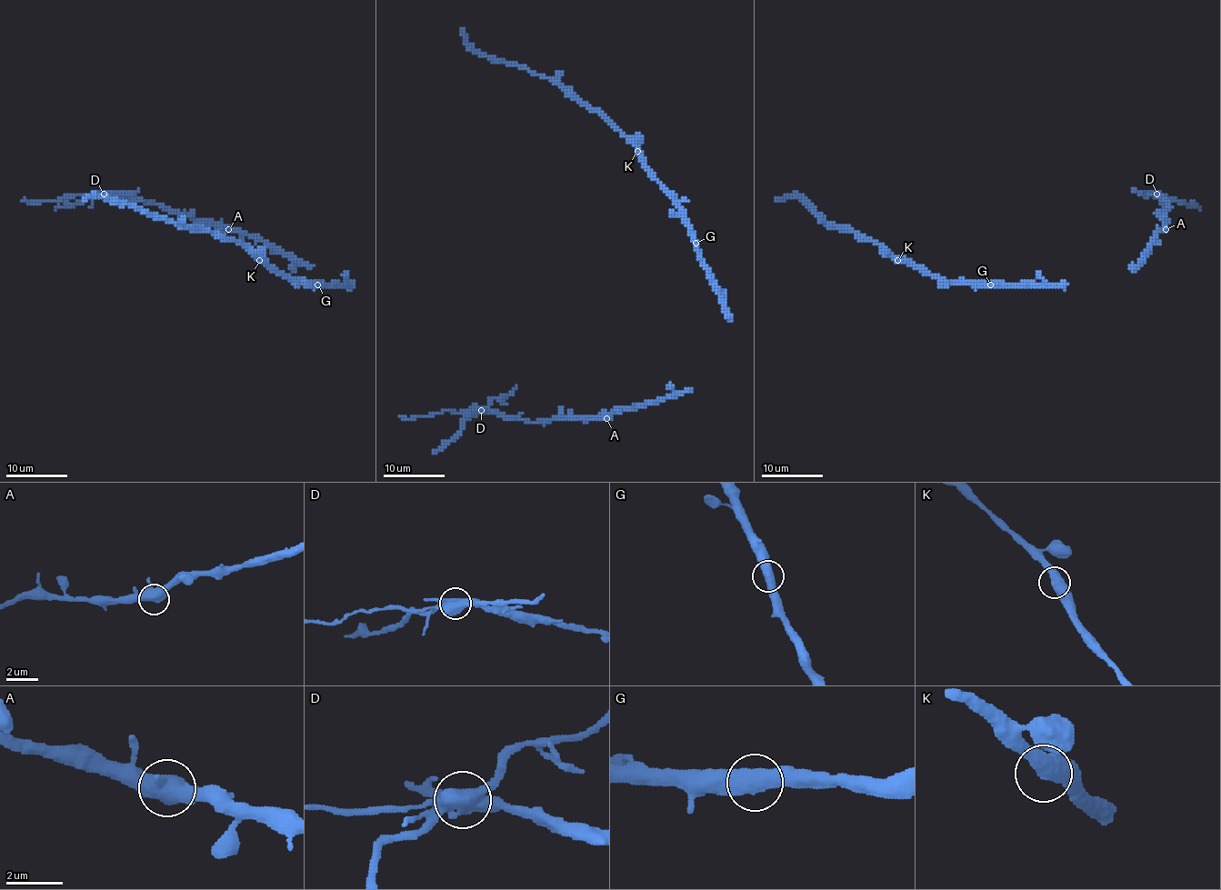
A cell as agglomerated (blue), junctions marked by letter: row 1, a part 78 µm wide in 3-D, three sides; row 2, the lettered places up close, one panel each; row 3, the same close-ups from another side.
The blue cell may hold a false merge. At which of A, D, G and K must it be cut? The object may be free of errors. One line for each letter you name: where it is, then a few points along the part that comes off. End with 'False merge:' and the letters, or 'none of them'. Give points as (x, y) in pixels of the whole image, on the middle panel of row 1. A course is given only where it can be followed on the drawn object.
D: (481, 410) | (482, 409), (443, 411), (411, 418), (398, 415)
False merge: D

